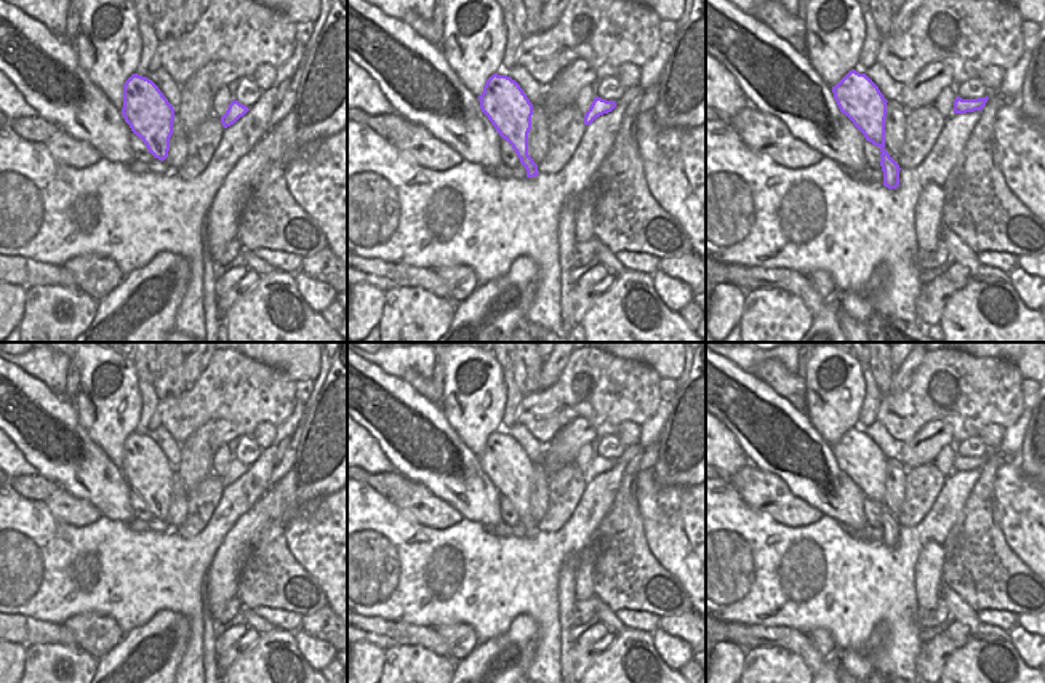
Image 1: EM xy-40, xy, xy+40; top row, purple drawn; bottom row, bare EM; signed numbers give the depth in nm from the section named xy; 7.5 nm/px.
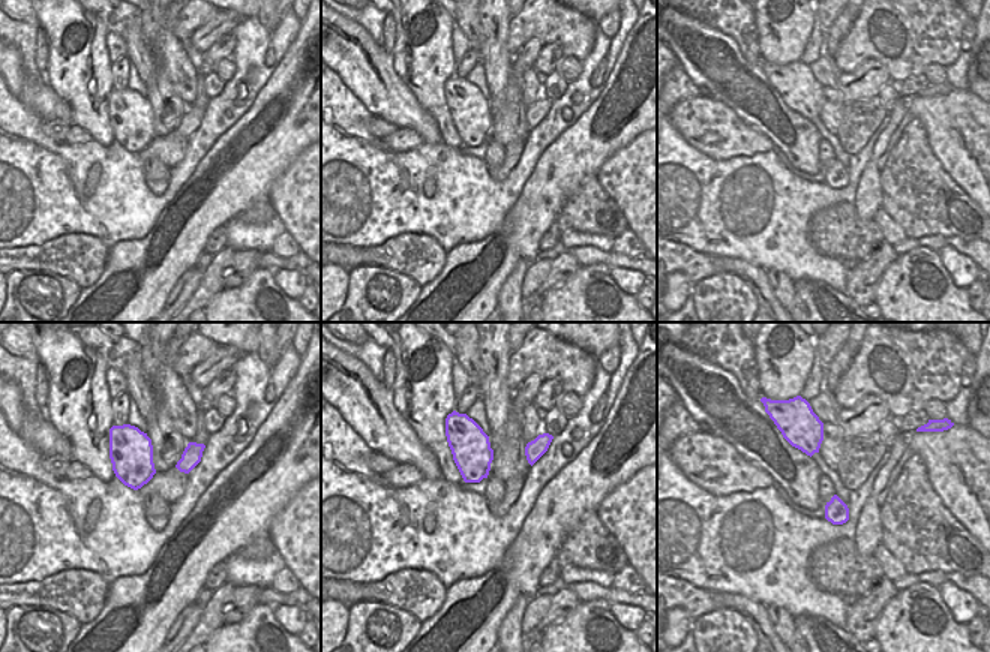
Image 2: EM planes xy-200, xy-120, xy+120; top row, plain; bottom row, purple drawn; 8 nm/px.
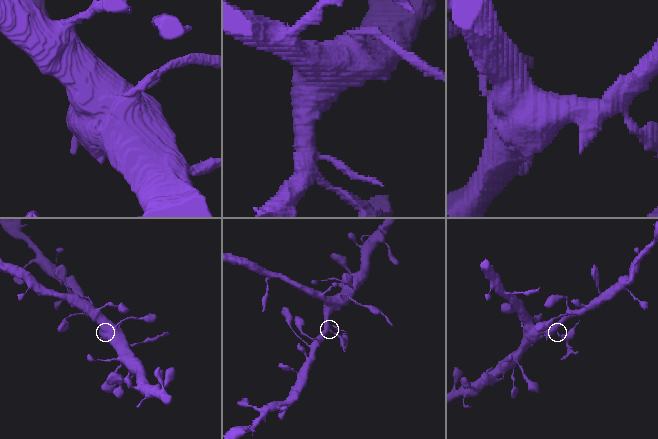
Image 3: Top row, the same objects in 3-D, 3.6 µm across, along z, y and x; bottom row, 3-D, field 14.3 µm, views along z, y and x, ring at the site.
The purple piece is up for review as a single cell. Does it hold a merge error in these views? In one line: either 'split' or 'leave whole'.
split

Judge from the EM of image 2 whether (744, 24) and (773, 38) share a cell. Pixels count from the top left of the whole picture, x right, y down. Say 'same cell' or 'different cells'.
different cells

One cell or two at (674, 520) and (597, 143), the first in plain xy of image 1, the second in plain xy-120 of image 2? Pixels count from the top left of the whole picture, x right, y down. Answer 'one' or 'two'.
two

